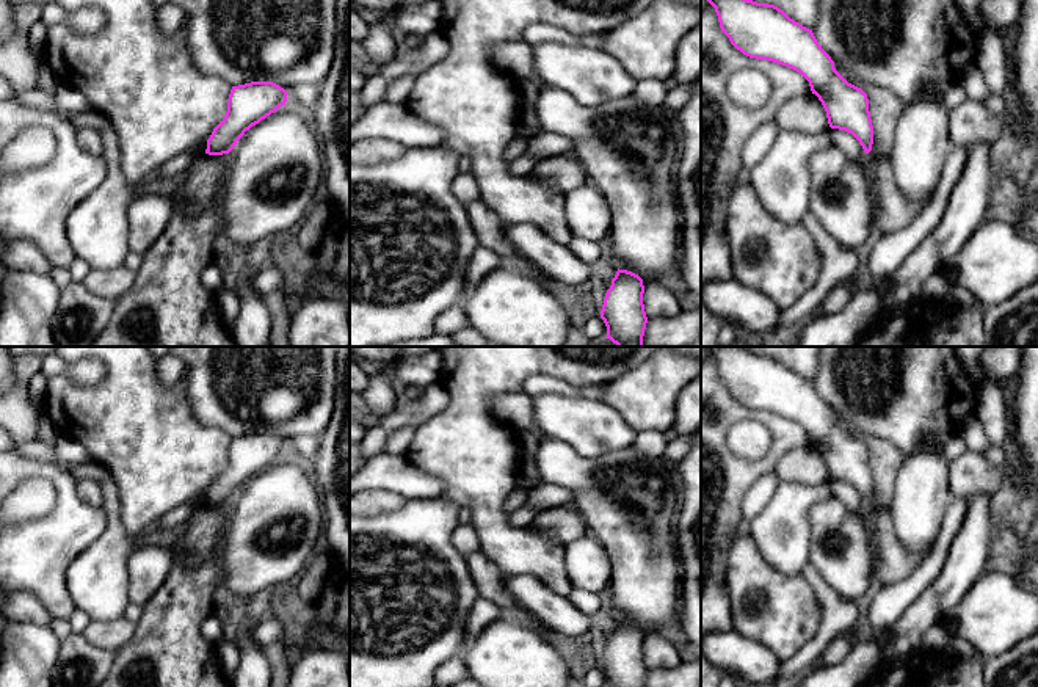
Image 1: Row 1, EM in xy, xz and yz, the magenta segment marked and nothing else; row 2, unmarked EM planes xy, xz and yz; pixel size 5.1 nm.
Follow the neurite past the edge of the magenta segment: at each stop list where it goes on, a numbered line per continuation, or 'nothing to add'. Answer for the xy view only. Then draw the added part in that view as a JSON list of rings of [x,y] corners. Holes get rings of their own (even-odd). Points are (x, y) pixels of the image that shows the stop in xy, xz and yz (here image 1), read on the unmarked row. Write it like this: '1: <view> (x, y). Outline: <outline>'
nothing to add

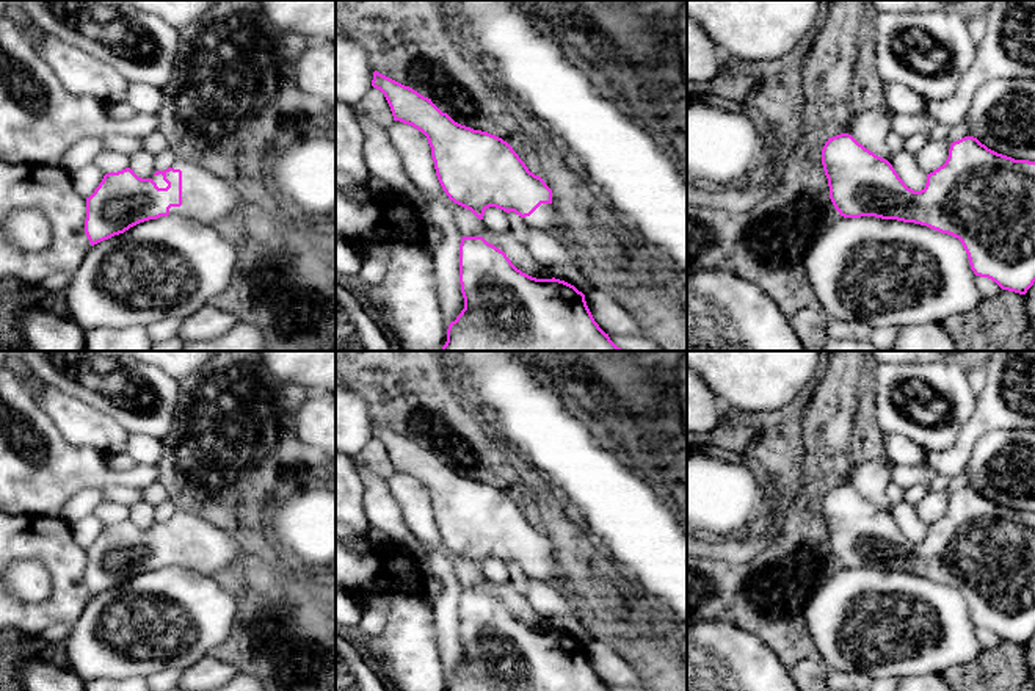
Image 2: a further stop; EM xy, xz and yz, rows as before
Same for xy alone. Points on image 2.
1: xy (207, 549). Outline: [[[176,509],[171,519],[182,522],[182,556],[171,558],[171,566],[179,564],[205,575],[216,575],[231,569],[245,553],[232,534],[199,516]]]

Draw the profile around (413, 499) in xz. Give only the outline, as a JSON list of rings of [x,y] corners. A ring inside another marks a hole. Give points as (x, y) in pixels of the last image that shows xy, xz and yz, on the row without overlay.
[[[394,472],[387,479],[389,490],[397,501],[403,520],[412,534],[431,548],[439,550],[452,563],[455,575],[461,588],[483,588],[488,594],[494,595],[507,605],[511,614],[522,624],[536,630],[552,630],[547,617],[536,613],[511,581],[507,584],[494,584],[486,580],[470,561],[455,555],[442,541],[434,512],[431,509],[431,498],[427,487],[412,476]]]

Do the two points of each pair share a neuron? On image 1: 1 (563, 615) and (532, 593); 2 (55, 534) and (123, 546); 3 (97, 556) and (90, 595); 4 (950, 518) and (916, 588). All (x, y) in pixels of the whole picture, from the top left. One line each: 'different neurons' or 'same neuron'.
1: same neuron
2: different neurons
3: same neuron
4: same neuron

